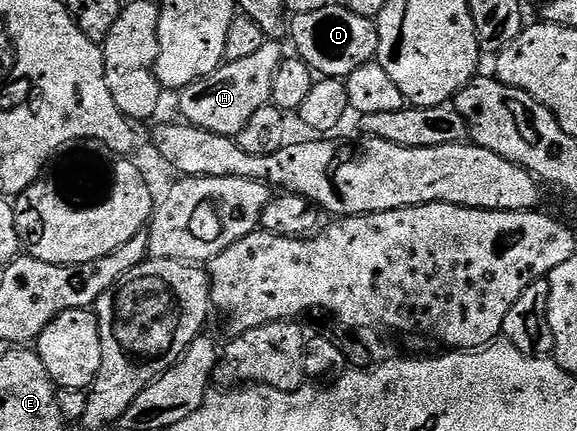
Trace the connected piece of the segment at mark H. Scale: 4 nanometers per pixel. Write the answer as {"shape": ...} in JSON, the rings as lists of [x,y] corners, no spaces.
{"shape":[[[276,39],[265,40],[255,55],[250,55],[247,59],[225,61],[208,77],[198,79],[179,90],[180,113],[184,116],[181,118],[189,125],[235,138],[242,127],[246,127],[246,122],[253,117],[254,111],[272,100],[274,75],[278,75],[278,67],[286,56],[285,50],[280,50],[280,44]]]}

